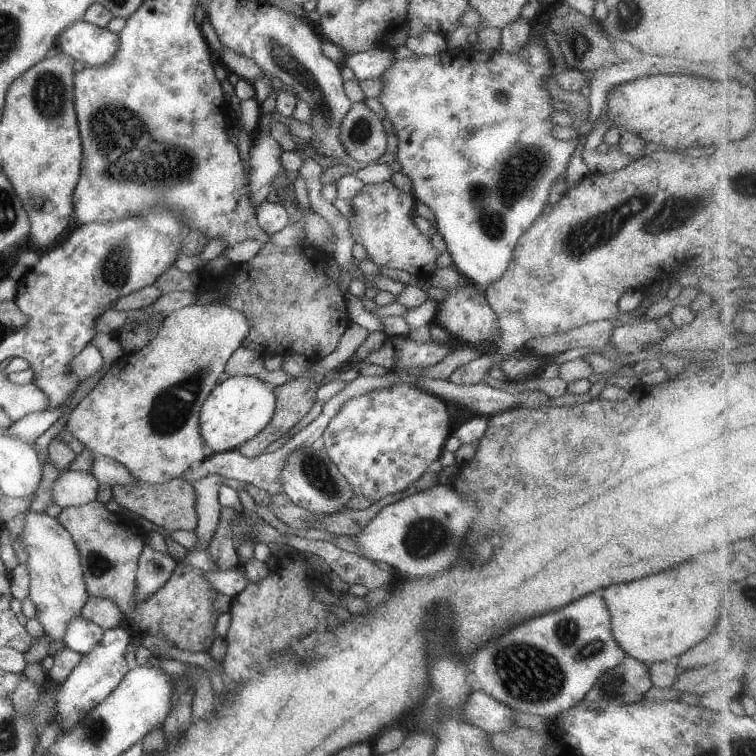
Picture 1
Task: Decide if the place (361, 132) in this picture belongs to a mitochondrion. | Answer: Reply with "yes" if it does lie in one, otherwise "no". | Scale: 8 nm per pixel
yes

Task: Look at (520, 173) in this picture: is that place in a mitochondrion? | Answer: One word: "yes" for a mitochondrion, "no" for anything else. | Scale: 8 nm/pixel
yes

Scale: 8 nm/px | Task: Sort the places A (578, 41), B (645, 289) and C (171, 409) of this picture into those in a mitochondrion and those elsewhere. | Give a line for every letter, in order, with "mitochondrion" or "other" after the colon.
A: mitochondrion
B: other
C: mitochondrion

